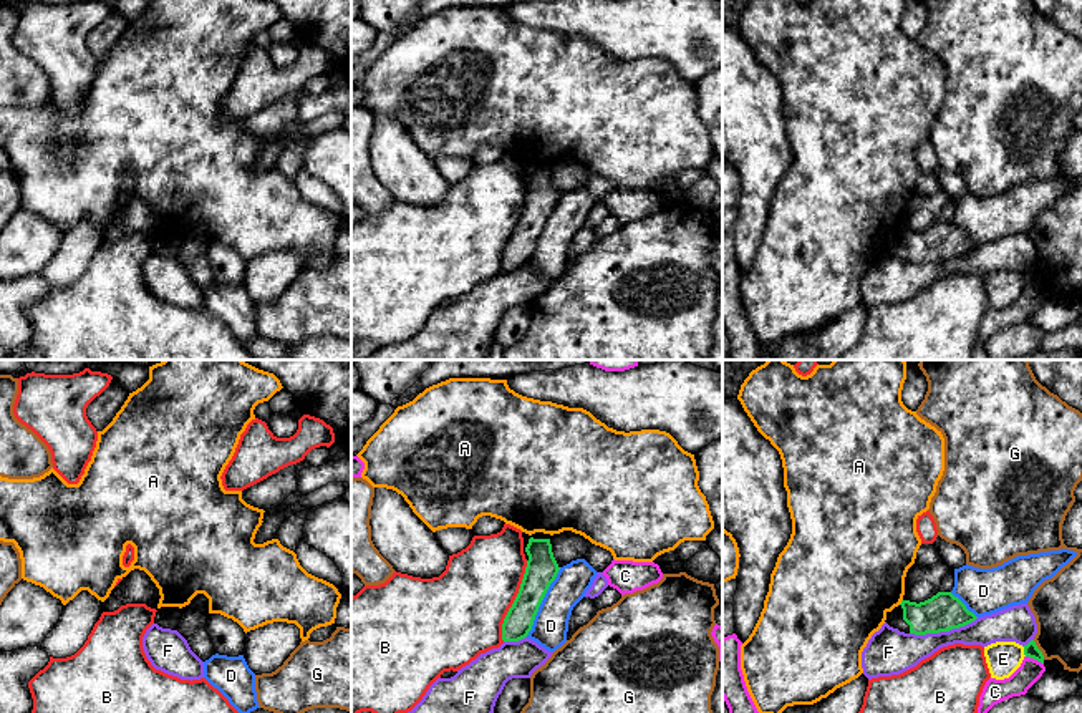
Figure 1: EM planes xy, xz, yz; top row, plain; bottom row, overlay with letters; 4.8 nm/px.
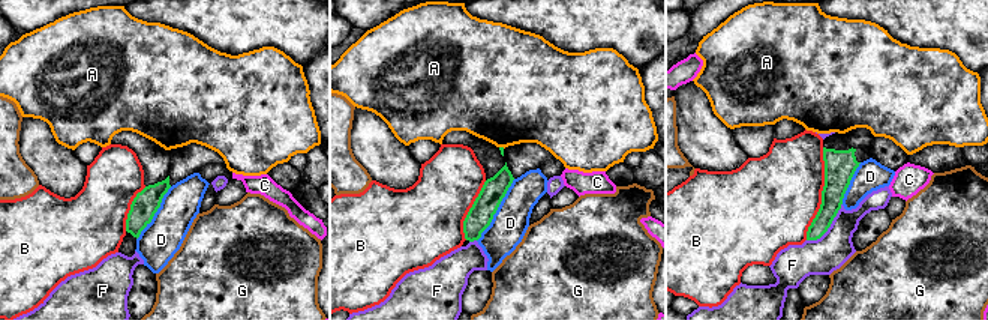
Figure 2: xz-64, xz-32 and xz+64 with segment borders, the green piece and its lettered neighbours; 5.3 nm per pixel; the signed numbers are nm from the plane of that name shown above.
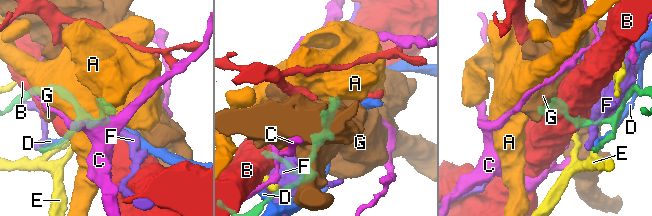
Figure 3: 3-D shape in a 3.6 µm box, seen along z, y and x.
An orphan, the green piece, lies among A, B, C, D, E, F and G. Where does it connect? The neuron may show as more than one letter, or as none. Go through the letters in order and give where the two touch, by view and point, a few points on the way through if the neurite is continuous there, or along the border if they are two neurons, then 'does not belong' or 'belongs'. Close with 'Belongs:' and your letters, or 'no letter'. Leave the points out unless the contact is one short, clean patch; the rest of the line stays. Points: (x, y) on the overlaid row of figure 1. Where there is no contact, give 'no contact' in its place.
A: meets green in yz at (902, 602); border along yz (902, 599), (898, 604); does not belong
B: meets green in xz at (514, 601); does not belong
C: meets green in yz at (1034, 659); border along yz (1026, 655), (1043, 664); does not belong
D: meets green in xz at (540, 602); does not belong
E: meets green in yz at (1024, 652); does not belong
F: meets green in yz at (943, 630); does not belong
G: meets green in yz at (1039, 650); border along yz (1033, 640), (1044, 659); does not belong
Belongs: no letter

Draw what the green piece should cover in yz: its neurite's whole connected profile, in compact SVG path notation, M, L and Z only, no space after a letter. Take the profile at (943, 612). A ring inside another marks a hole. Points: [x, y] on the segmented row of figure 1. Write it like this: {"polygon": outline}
{"polygon": "M938 592L925 602L901 600L886 623L905 633L926 635L949 632L974 622L978 617L951 592Z"}

